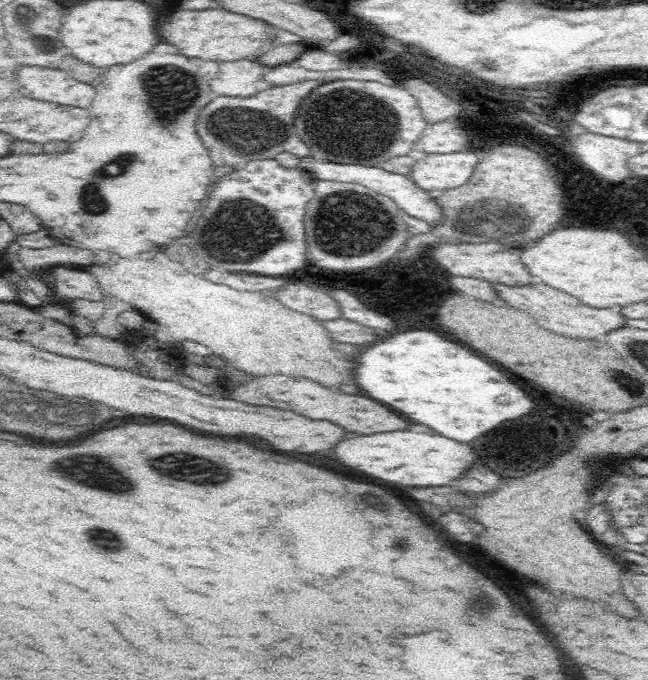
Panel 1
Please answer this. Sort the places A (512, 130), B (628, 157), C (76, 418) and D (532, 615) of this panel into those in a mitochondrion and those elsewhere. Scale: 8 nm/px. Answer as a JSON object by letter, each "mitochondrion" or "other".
{"A":"other","B":"other","C":"mitochondrion","D":"other"}

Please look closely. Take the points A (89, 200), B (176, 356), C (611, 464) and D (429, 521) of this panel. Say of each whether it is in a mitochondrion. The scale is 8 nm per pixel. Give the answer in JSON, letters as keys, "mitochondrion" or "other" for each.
{"A":"mitochondrion","B":"other","C":"other","D":"other"}

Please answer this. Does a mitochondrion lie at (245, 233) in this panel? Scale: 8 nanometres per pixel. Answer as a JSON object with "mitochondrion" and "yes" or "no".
{"mitochondrion":"yes"}

